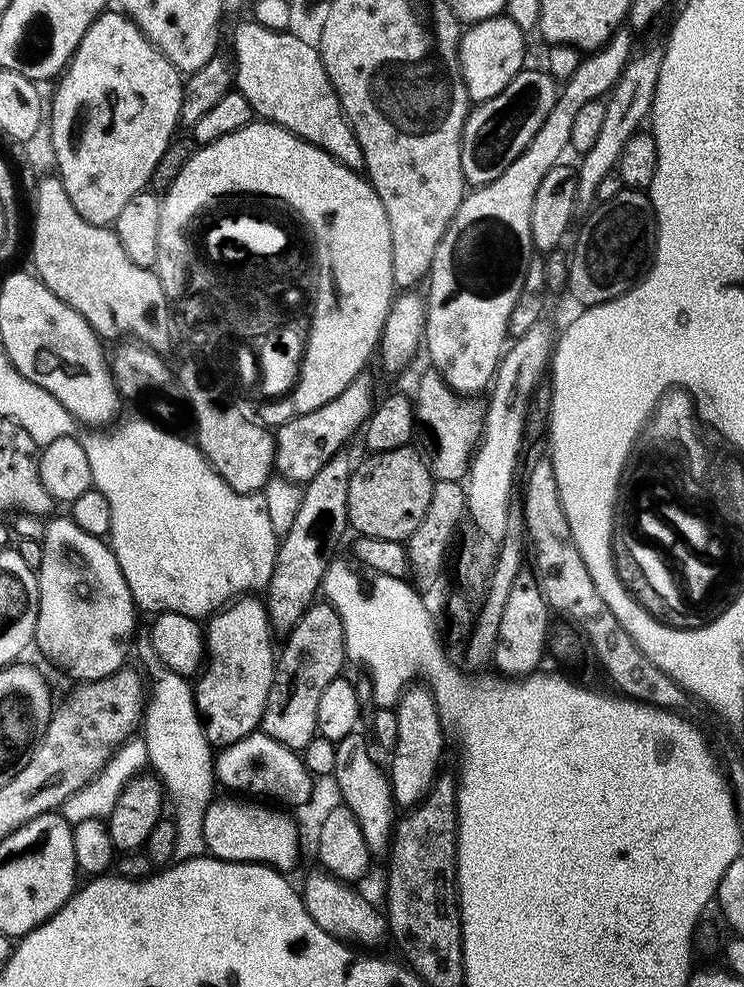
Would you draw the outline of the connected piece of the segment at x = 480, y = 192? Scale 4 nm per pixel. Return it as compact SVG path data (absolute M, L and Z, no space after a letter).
M618 30L602 47L589 51L581 59L578 70L574 70L574 74L570 74L570 78L563 81L562 87L557 91L554 106L550 114L546 114L546 122L540 127L538 134L530 138L530 146L526 146L520 157L510 162L502 178L494 178L494 182L481 188L472 188L465 195L442 242L438 242L438 250L434 250L434 262L426 277L428 317L424 327L423 347L426 352L428 348L428 356L432 359L431 367L442 374L453 392L469 398L475 397L475 392L483 393L496 375L496 367L500 365L500 357L504 355L506 341L509 339L510 310L514 310L514 302L518 302L522 294L526 270L534 259L531 208L534 206L535 192L551 168L561 163L563 156L560 155L569 151L570 130L574 127L574 117L578 115L578 110L586 106L586 102L607 97L620 81L625 66L634 55L633 33L624 31Z

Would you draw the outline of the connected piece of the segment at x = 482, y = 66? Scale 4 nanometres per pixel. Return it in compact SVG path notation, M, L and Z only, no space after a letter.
M507 14L477 20L463 29L460 37L460 69L469 101L479 102L502 94L517 74L525 67L525 29L514 23Z

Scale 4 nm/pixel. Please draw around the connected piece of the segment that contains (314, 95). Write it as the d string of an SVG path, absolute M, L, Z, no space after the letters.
M252 18L235 26L232 32L232 60L237 91L250 102L253 113L263 121L290 130L330 153L347 168L361 171L365 156L326 74L319 49L292 33L290 30L268 29Z

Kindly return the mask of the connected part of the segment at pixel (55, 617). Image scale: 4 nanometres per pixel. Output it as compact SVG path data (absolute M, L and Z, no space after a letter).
M53 515L47 521L45 538L40 545L42 550L42 566L36 572L40 601L38 602L38 622L36 623L34 644L35 647L40 647L40 652L46 659L53 660L62 671L69 672L74 678L73 681L85 682L105 679L125 667L127 660L124 659L130 656L130 649L133 647L133 635L138 627L138 620L136 620L138 609L135 601L132 600L130 587L126 584L126 578L123 577L122 570L119 569L118 562L115 560L115 554L113 554L109 545L101 537L94 534L86 534L86 530L82 530L82 526L78 526L78 522L74 522L71 515L55 516Z

